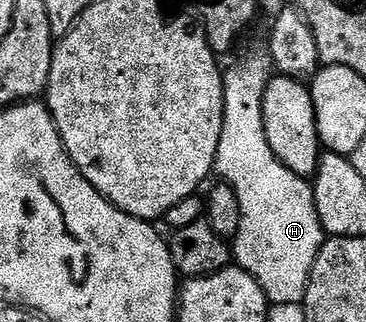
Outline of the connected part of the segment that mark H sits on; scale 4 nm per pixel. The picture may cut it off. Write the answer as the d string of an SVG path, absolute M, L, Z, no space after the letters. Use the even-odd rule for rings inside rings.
M268 48L253 49L245 53L230 69L224 70L225 90L223 91L223 131L219 139L215 173L224 184L235 191L239 199L239 231L231 241L231 257L236 268L250 273L263 287L270 306L277 304L302 304L311 275L311 267L325 246L327 234L321 225L319 211L315 207L312 184L306 178L295 175L271 151L267 143L267 131L263 127L263 95L267 83L275 75L273 60Z

